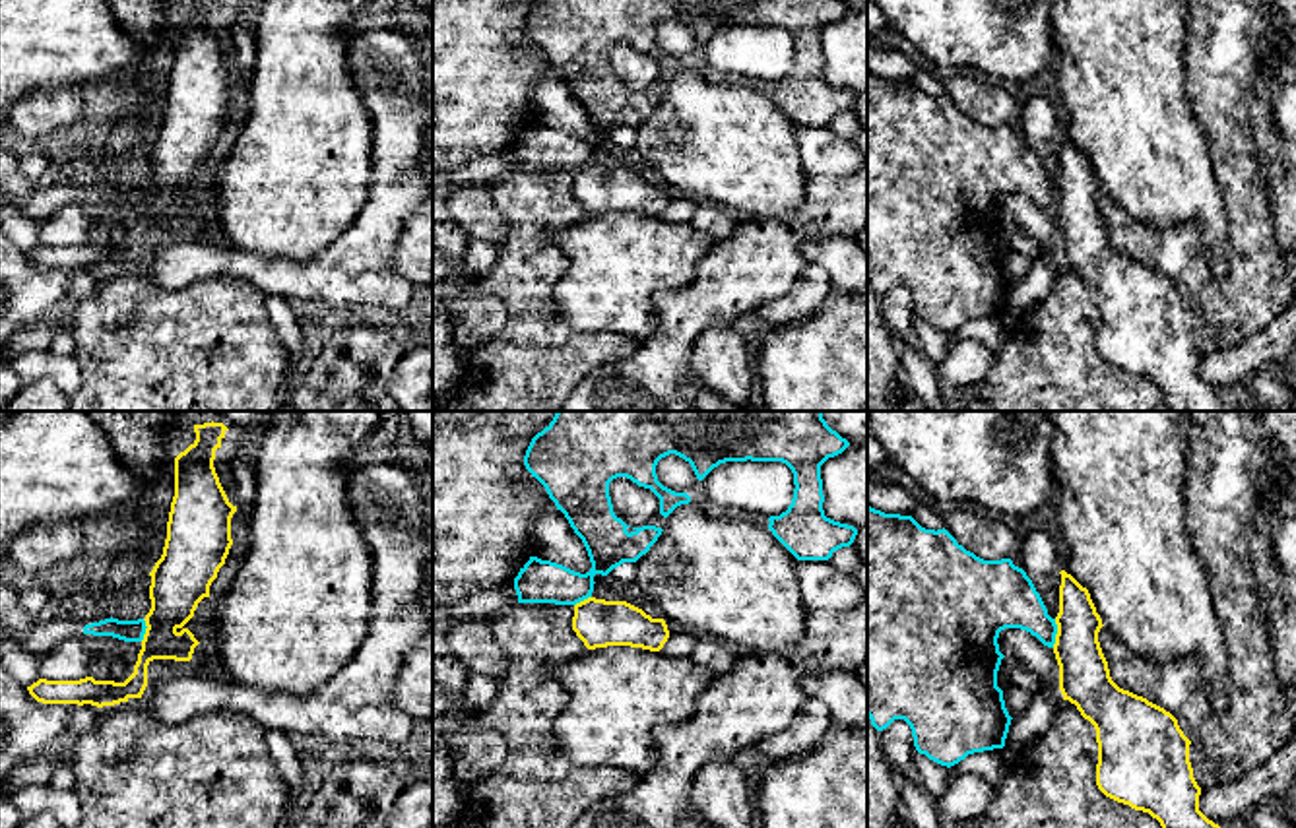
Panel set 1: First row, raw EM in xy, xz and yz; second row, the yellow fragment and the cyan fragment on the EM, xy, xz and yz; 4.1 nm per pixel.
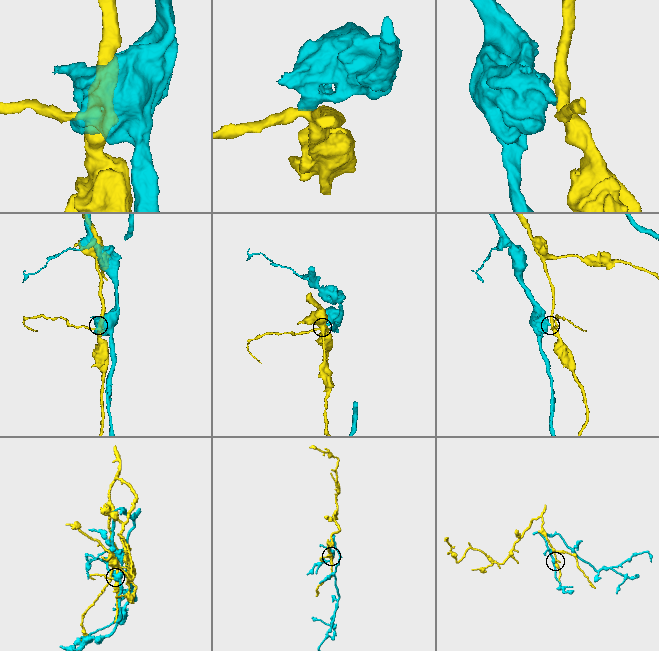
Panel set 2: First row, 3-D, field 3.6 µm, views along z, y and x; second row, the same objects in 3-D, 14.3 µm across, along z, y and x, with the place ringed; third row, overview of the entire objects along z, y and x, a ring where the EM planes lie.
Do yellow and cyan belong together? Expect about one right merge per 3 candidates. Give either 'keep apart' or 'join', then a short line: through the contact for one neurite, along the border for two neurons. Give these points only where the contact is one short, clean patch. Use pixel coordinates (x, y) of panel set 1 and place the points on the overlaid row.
keep apart | yz (1056, 619), (1056, 642), (1052, 646)

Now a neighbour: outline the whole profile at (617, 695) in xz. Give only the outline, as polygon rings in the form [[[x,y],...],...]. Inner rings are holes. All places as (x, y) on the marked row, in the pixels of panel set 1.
[[[607,646],[588,650],[586,655],[563,663],[557,669],[557,679],[568,692],[568,704],[553,723],[561,750],[576,766],[621,768],[644,776],[654,768],[658,756],[654,729],[685,723],[714,675],[691,657]]]

